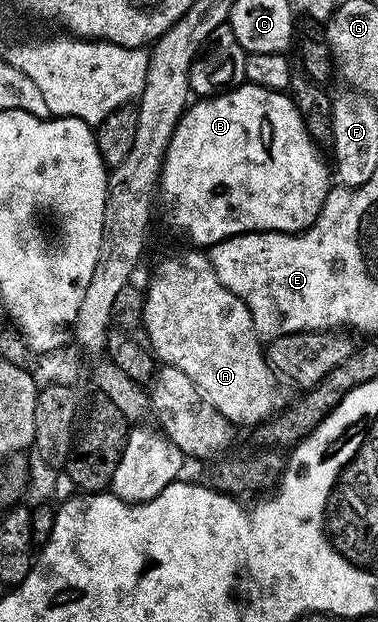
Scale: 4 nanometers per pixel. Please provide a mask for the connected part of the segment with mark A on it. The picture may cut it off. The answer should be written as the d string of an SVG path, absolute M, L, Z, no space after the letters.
M186 248L183 254L170 254L158 262L150 287L145 287L144 334L150 337L148 346L159 363L175 366L196 384L198 391L205 396L231 424L243 422L246 428L253 428L266 421L279 409L283 401L278 391L278 378L264 349L260 331L254 325L254 318L246 302L235 296L216 276L214 265L201 249Z

